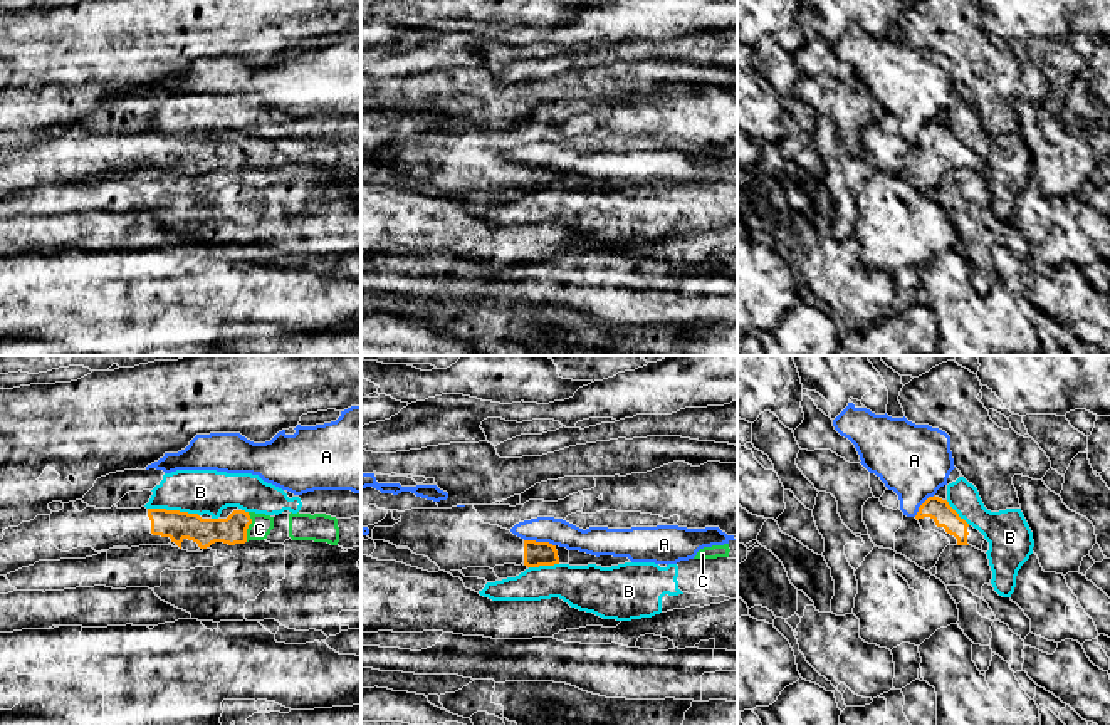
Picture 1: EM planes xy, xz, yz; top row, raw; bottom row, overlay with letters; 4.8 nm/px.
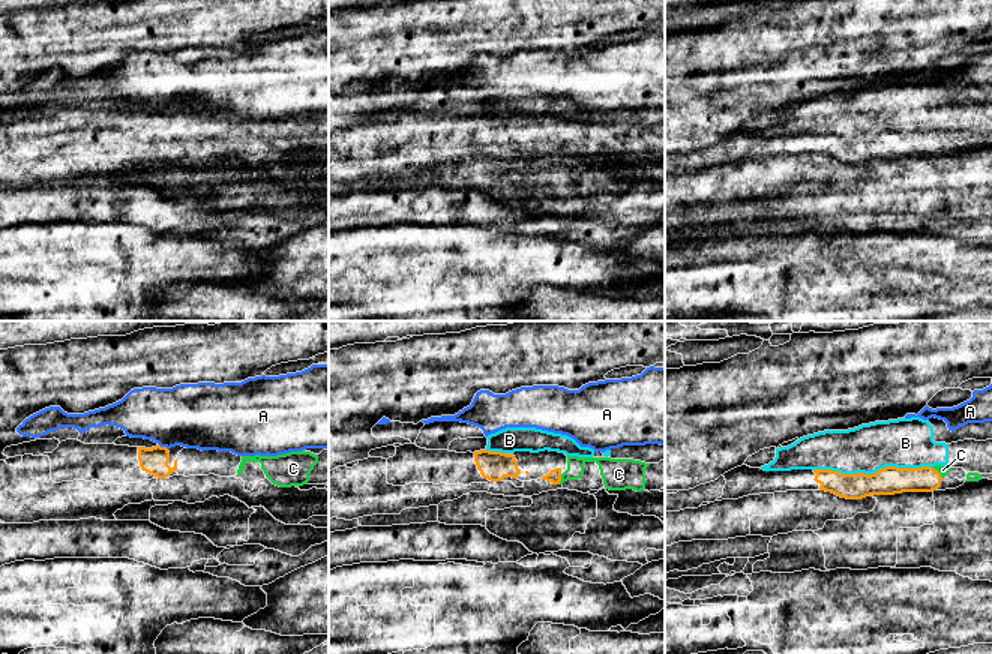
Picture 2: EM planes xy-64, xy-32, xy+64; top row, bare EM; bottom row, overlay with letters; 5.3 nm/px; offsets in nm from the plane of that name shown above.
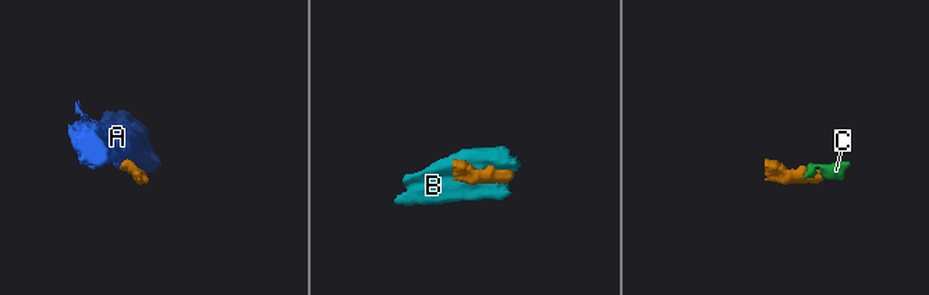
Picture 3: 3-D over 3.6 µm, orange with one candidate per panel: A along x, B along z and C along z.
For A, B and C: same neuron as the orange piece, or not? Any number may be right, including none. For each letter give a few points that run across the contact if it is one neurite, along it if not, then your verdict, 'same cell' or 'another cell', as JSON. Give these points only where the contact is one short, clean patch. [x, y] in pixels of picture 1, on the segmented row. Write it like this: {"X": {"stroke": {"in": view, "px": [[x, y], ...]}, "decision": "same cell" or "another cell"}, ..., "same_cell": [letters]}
{"A": {"stroke": {"in": "xz", "px": [[524, 539], [554, 546]]}, "decision": "another cell"}, "B": {"decision": "another cell"}, "C": {"decision": "same cell"}, "same_cell": ["C"]}

